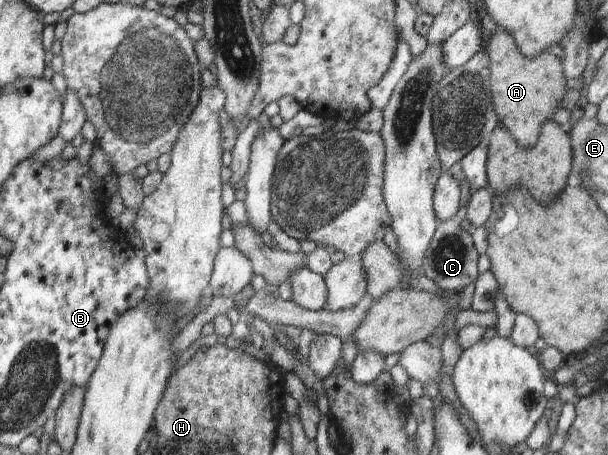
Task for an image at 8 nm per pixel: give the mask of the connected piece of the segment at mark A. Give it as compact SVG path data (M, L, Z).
M502 29L491 36L486 52L491 60L491 98L499 125L503 124L507 128L519 148L533 148L543 123L551 120L561 108L561 100L567 92L562 62L548 51L535 58L525 58L519 52L515 39Z

